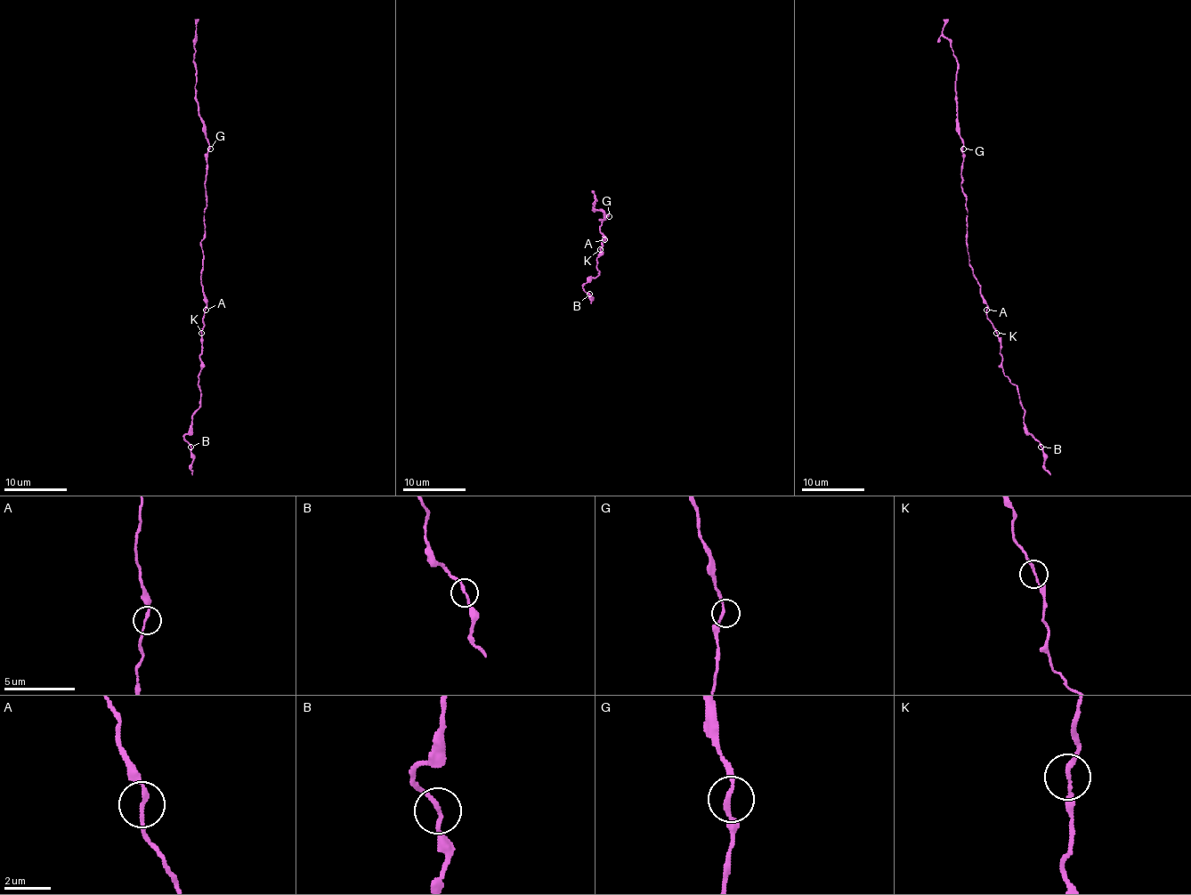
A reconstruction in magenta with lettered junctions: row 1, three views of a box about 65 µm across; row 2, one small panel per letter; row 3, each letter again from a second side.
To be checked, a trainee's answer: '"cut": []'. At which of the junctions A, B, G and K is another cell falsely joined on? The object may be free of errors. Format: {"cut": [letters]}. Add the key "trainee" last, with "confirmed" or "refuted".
{"cut": [], "trainee": "confirmed"}

